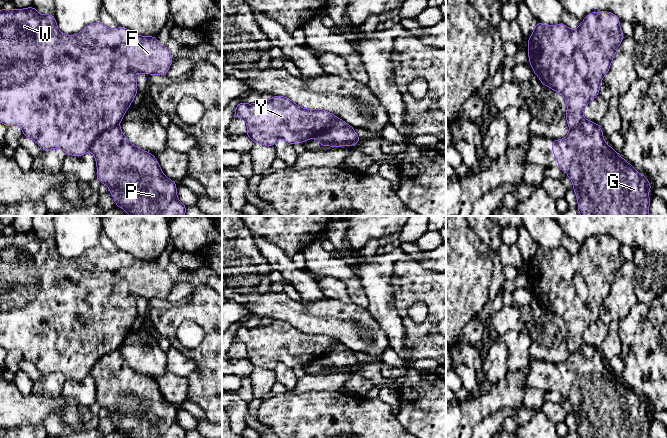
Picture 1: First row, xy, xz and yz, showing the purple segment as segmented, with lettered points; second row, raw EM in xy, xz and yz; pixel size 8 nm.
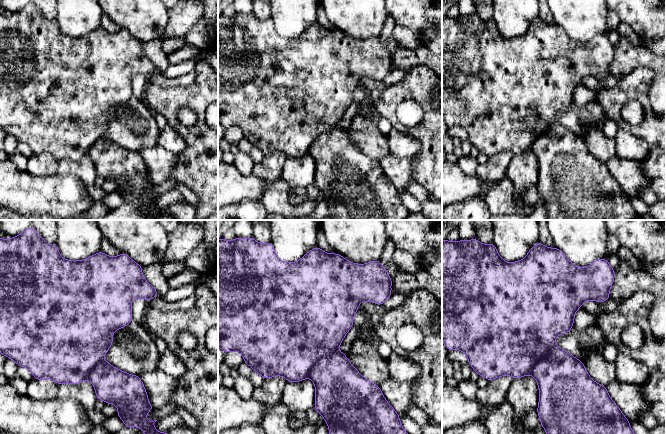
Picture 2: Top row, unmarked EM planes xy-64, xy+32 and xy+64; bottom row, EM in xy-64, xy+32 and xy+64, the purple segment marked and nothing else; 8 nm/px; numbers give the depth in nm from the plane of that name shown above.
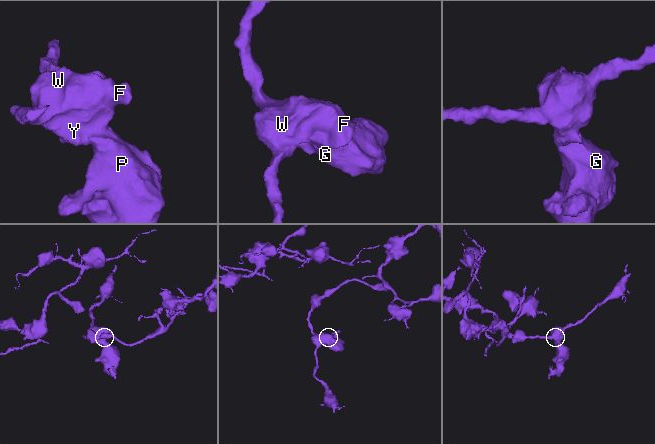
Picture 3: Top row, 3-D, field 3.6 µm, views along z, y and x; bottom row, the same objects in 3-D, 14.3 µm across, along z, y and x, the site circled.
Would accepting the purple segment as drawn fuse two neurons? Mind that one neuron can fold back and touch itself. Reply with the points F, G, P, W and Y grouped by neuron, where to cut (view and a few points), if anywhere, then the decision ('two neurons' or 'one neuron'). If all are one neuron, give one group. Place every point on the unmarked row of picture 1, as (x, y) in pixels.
groups F W Y / G P; cut xy (118, 347), (102, 355), (89, 374); two neurons

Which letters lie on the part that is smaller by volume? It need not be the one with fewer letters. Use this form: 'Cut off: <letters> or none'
Cut off: G, P

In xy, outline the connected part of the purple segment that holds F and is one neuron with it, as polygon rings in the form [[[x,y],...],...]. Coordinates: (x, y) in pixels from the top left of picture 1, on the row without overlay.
[[[33,230],[26,233],[2,233],[0,234],[0,346],[7,351],[20,350],[23,359],[34,364],[43,375],[61,372],[66,379],[83,380],[90,375],[92,367],[101,356],[113,352],[123,343],[138,315],[137,299],[142,296],[149,299],[166,299],[172,286],[170,276],[166,270],[158,266],[156,260],[139,260],[121,250],[112,254],[100,245],[86,250],[77,259],[65,259],[59,255],[53,238],[42,239]]]

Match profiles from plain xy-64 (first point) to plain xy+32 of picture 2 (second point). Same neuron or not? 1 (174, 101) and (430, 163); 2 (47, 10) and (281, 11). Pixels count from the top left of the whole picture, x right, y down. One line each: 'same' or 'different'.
1: same
2: different

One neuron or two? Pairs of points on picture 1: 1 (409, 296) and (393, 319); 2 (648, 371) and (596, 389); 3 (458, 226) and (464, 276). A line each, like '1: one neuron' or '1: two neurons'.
1: two neurons
2: two neurons
3: one neuron

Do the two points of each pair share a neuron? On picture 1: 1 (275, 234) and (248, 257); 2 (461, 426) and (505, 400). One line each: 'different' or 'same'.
1: different
2: same

